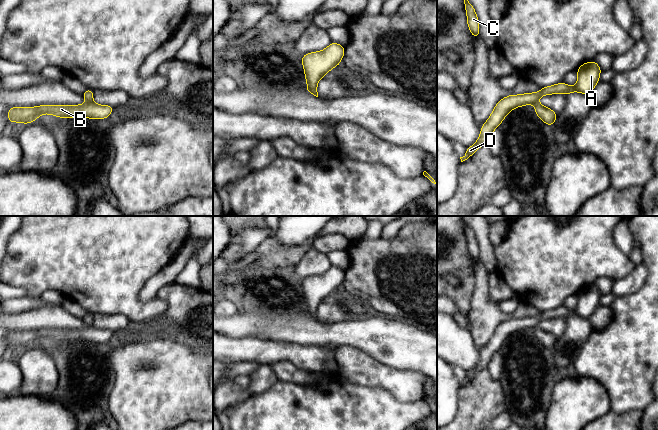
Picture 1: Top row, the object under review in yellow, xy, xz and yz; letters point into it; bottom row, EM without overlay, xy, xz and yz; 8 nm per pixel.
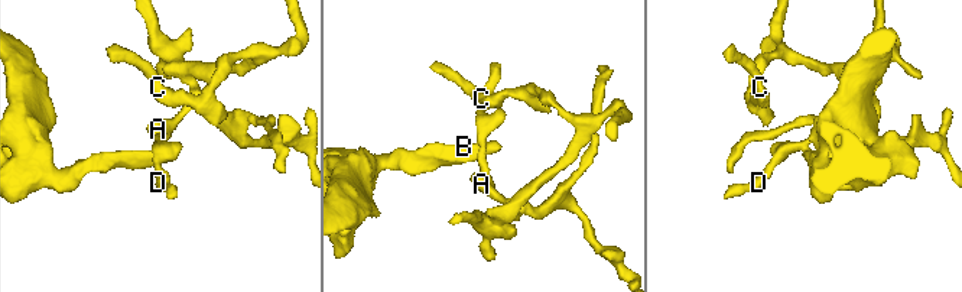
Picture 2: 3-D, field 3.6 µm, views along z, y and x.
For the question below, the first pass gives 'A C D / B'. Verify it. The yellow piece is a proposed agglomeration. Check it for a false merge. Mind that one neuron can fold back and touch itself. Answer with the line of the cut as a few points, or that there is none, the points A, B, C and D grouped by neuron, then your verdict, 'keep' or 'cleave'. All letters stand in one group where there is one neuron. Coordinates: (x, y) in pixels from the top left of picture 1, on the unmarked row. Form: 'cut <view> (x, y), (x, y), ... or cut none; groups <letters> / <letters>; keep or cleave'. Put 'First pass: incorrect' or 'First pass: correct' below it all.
cut xy (92, 324), (87, 326); groups A C D / B; cleave
First pass: correct

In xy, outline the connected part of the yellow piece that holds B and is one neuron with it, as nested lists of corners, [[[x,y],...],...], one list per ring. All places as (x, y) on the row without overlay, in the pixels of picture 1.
[[[93,325],[82,329],[41,329],[37,331],[12,331],[8,334],[8,347],[29,348],[39,339],[51,338],[61,342],[84,340],[88,343],[106,343],[114,334],[110,329],[98,329]]]

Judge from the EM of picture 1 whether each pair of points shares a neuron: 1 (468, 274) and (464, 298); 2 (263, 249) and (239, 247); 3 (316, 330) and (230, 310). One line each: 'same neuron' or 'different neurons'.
1: same neuron
2: different neurons
3: different neurons

